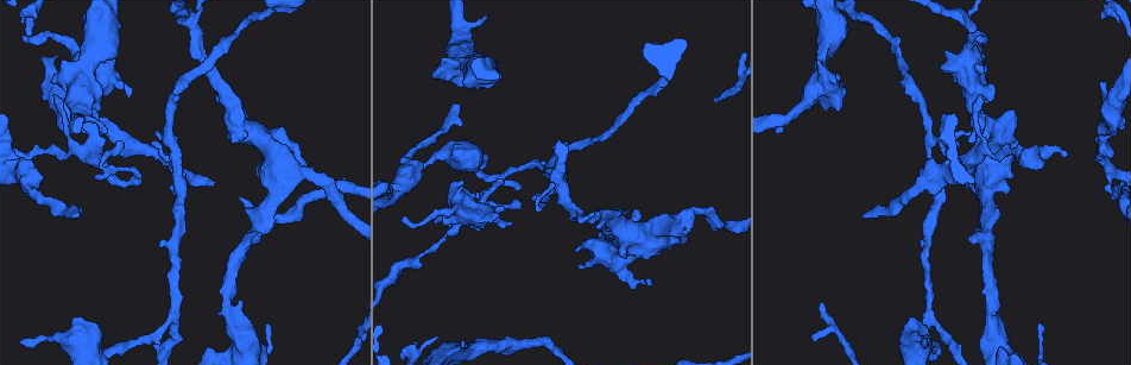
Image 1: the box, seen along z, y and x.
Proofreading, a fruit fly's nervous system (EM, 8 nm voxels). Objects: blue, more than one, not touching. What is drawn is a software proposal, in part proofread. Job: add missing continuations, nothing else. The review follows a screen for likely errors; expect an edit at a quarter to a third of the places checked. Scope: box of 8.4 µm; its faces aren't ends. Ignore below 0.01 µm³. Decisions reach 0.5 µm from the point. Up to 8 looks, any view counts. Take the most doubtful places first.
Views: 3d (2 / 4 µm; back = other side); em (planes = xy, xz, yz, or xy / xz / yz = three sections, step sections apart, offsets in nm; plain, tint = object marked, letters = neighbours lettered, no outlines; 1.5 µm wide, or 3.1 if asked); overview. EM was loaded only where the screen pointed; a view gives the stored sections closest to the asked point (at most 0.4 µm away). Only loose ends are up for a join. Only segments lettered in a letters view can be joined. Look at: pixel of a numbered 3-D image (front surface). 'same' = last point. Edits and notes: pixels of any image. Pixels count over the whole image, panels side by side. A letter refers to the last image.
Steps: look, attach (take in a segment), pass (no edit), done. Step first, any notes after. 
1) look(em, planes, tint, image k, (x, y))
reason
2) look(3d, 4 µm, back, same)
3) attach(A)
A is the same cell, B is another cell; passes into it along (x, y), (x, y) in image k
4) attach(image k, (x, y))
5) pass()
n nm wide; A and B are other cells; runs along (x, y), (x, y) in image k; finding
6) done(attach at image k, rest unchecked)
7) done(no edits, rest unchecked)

look(3d, 2 µm, image 1, (498, 179))
free end

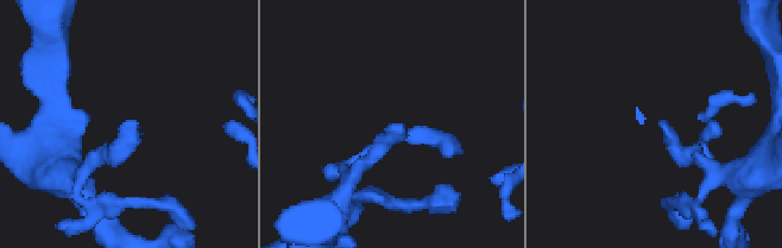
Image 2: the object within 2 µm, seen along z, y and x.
look(em, xz, step 8, tint, image 2, (658, 123))

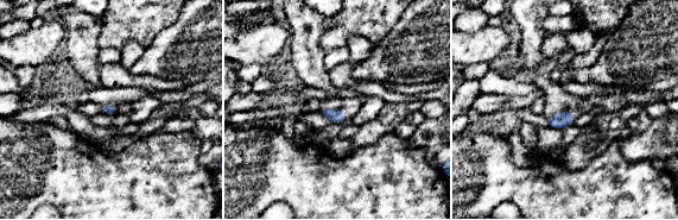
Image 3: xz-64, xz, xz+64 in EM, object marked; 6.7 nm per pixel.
look(em, planes, letters, same)

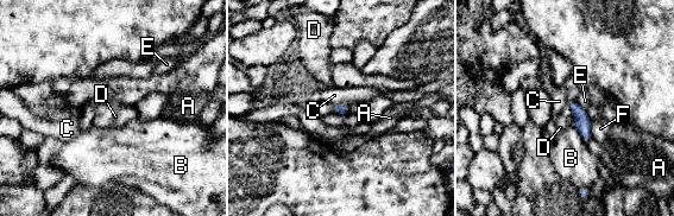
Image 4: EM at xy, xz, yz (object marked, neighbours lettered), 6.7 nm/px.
attach(D)
D is the same cell, A, B, C, E and F are other cells; passes into it along (583, 122), (574, 115), (566, 119) in image 4; it goes on there

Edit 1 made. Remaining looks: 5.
look(em, planes, plain, image 1, (1015, 116))
free end

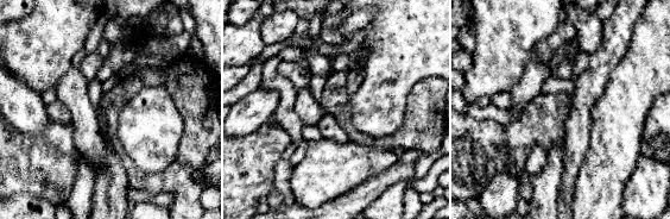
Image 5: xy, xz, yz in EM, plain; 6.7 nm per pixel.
look(em, planes, letters, same)

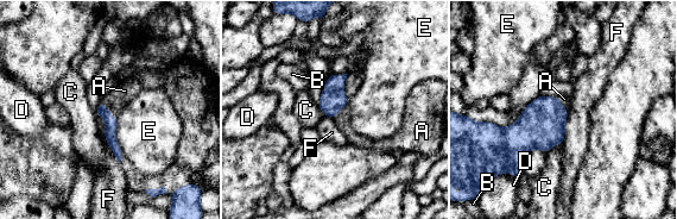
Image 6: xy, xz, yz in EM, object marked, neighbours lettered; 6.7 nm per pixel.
attach(A)
F touches over 380 nm; A is the same cell, B, C, D, E and F are other cells; it goes on there

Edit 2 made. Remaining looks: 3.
look(em, yz, step 4, tint, image 1, (464, 342))

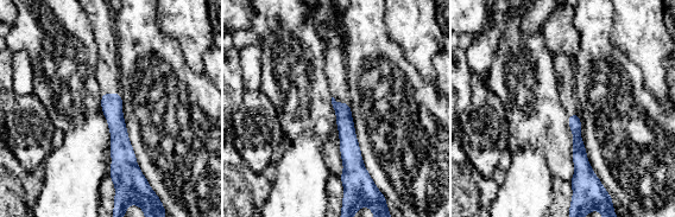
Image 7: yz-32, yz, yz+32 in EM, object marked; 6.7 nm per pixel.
look(em, xz, step 8, tint, same)

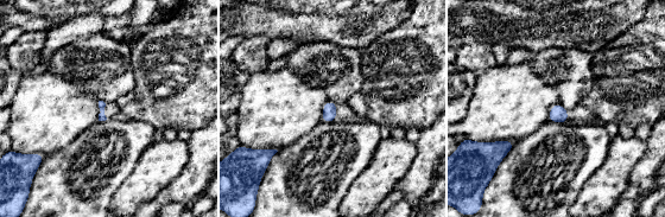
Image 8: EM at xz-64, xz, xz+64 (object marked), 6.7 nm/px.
look(em, xz, step 8, letters, same)
what lies round it

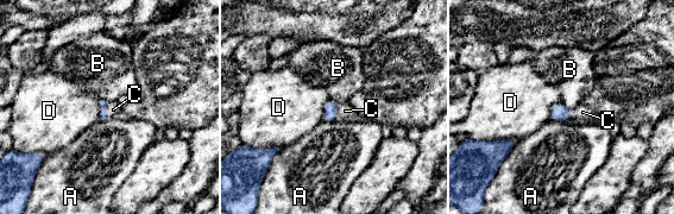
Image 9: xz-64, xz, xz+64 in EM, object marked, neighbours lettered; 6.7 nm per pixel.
attach(C)
C is the same cell, A, B and D are other cells; it goes on there

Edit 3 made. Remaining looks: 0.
done(attach at image 4, attach at image 6, attach at image 9, rest unchecked)

